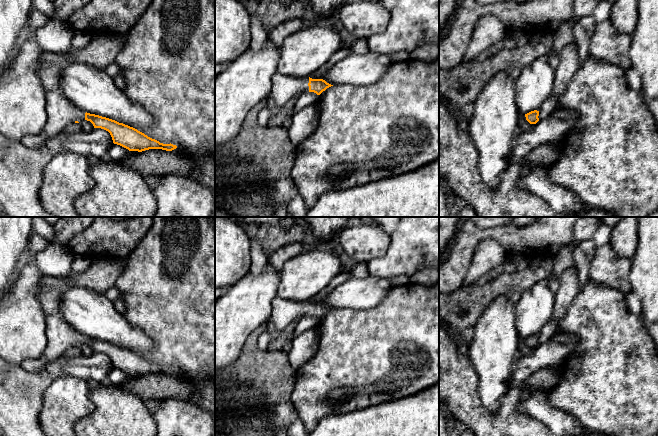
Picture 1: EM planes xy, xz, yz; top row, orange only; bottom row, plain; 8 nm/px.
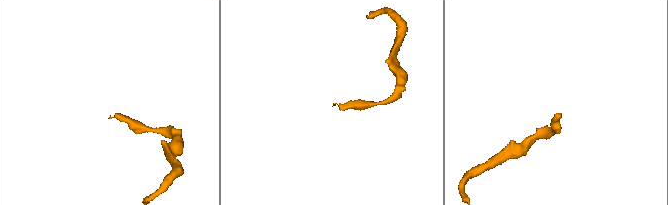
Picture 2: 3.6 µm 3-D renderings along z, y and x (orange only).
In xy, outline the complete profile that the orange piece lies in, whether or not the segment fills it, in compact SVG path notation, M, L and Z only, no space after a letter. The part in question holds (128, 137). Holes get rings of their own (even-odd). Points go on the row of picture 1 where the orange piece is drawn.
M57 91L46 92L47 122L43 131L38 135L27 135L20 143L28 148L38 147L45 143L50 137L63 132L69 124L79 123L82 120L90 121L94 128L101 128L108 131L113 143L120 145L129 151L142 152L149 149L162 149L172 151L177 148L173 144L163 144L152 139L137 129L119 123L115 120L90 114L74 105L66 97L61 96Z

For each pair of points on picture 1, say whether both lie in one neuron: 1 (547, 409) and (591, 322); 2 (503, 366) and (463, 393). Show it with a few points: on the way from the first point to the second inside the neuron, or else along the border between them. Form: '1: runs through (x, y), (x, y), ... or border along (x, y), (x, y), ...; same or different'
1: border along (549, 391), (549, 402), (571, 415); different
2: border along (470, 360), (478, 376), (478, 396), (484, 405); different

